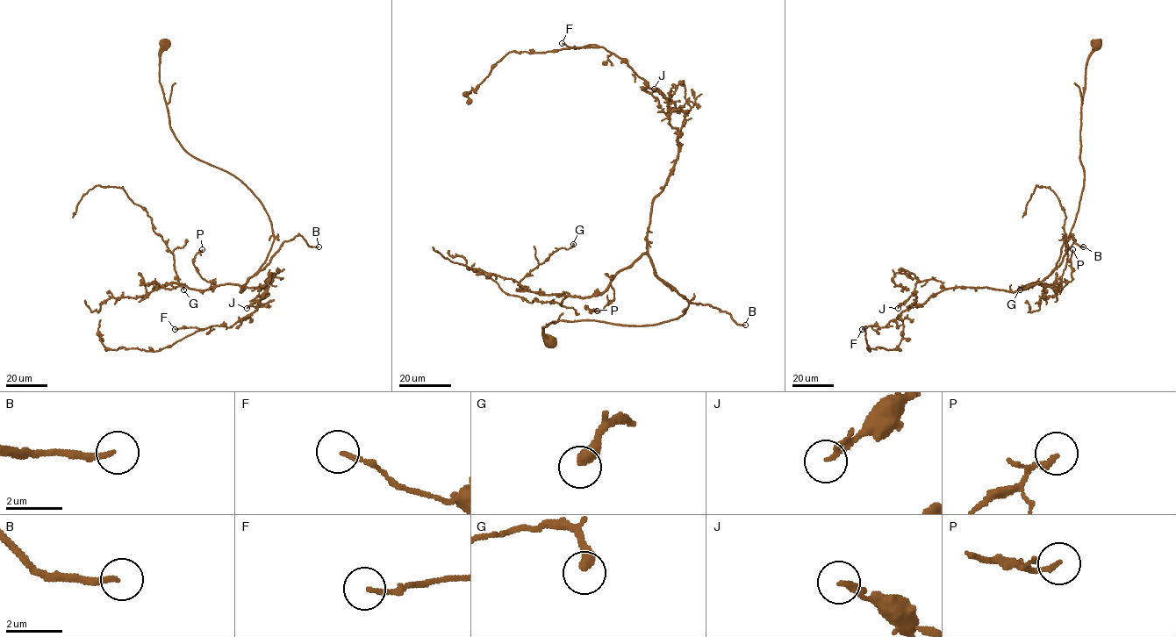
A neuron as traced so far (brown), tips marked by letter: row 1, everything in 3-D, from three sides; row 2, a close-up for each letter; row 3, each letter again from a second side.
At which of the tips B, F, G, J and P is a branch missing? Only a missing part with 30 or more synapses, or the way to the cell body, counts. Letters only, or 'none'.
B

